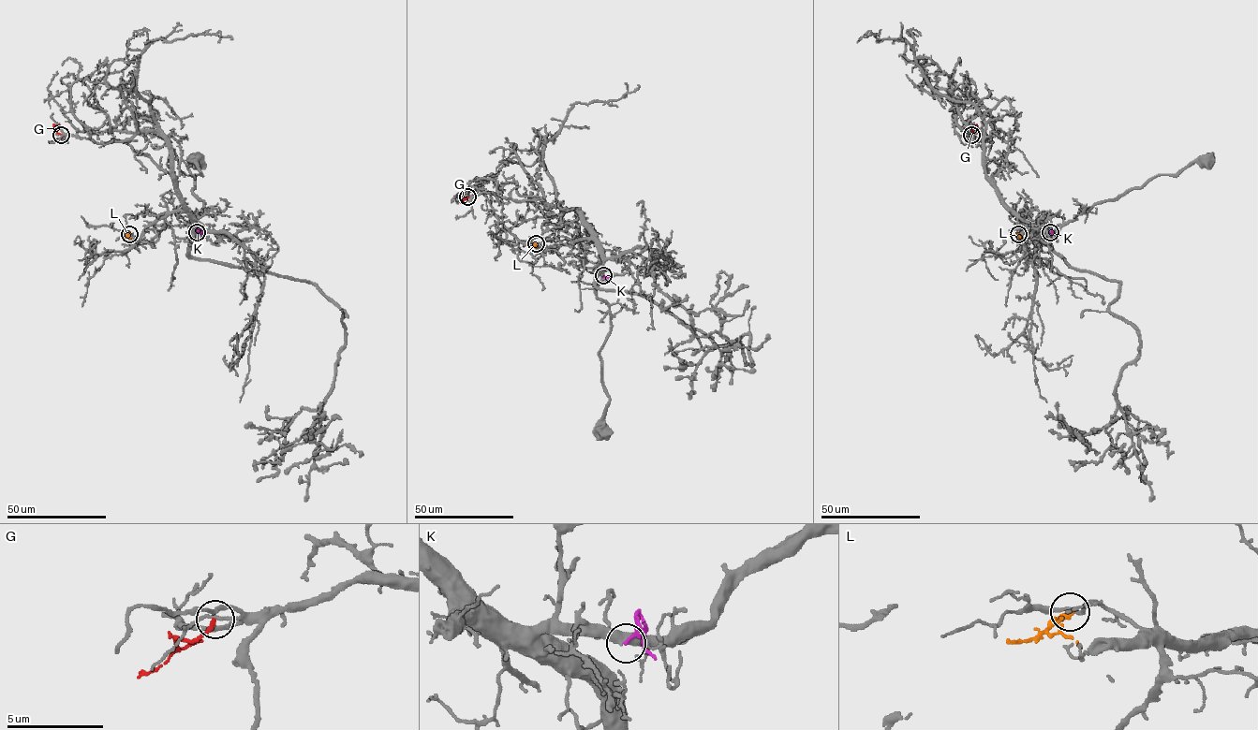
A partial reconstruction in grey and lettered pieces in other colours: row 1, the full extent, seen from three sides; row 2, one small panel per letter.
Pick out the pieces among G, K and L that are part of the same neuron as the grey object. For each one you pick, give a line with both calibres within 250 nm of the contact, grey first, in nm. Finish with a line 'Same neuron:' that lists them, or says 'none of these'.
Same neuron: none of these

